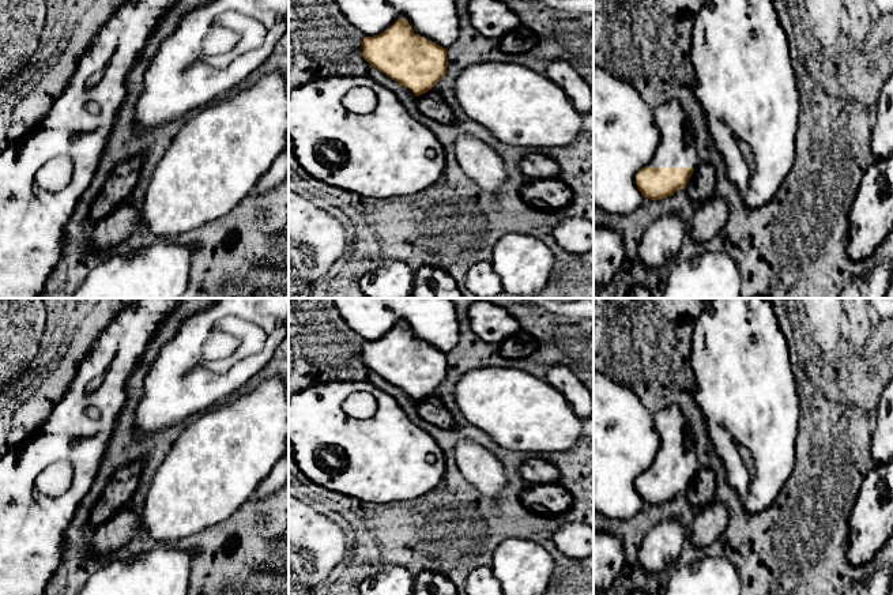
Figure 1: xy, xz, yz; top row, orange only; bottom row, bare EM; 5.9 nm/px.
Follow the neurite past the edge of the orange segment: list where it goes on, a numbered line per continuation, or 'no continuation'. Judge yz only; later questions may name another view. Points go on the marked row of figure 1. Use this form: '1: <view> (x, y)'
1: yz (677, 147)

